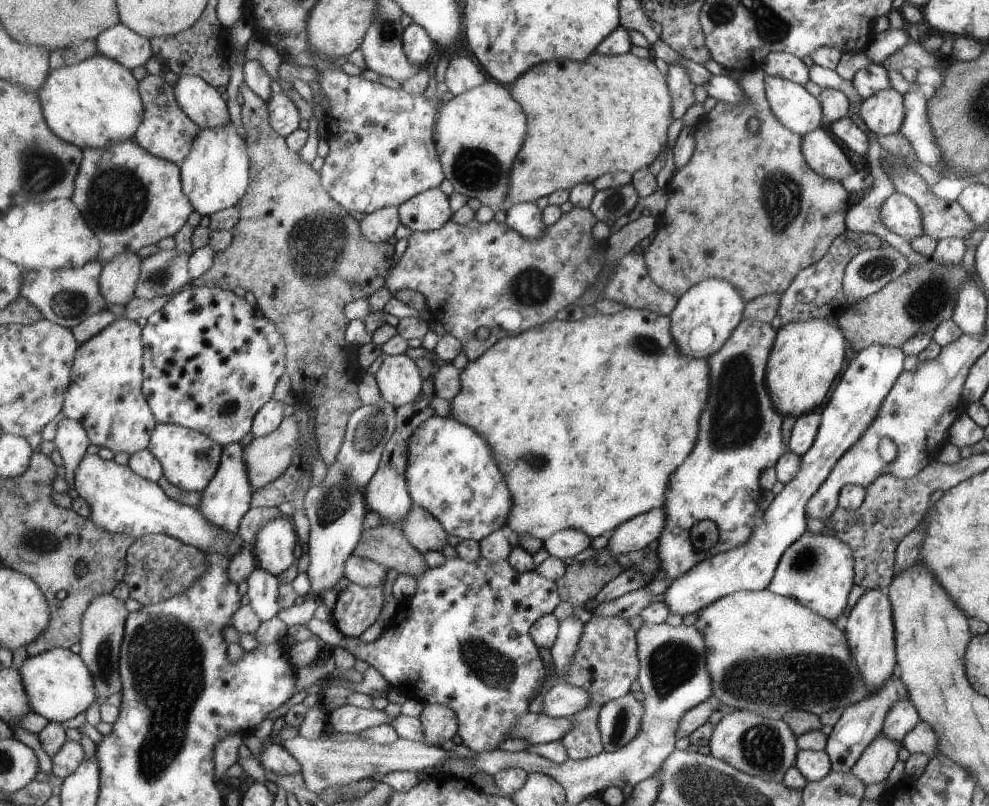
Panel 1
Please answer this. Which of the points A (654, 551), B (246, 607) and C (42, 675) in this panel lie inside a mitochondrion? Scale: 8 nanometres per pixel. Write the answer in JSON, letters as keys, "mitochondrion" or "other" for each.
{"A":"other","B":"other","C":"other"}

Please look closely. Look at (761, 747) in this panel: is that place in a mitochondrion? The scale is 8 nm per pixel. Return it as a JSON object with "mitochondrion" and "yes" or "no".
{"mitochondrion":"yes"}

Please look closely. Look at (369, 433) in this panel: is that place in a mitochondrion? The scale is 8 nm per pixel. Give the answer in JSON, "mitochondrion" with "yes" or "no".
{"mitochondrion":"yes"}

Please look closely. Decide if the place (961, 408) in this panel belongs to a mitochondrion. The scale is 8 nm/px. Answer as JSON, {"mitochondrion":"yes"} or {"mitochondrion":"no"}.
{"mitochondrion":"no"}

